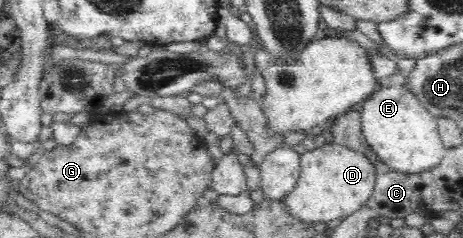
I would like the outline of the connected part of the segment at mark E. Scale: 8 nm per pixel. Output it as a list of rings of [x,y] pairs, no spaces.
[[[406,85],[379,87],[358,109],[365,140],[390,170],[415,174],[441,164],[446,148],[438,132],[438,117],[427,111]]]

